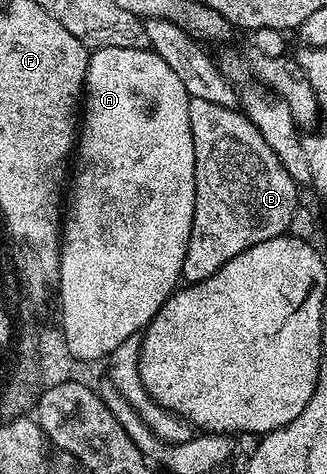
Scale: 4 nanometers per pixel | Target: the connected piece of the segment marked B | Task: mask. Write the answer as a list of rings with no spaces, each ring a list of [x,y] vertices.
[[[190,98],[187,120],[191,120],[191,136],[195,144],[195,212],[181,276],[186,283],[192,284],[207,280],[207,276],[215,276],[215,272],[219,272],[227,260],[239,256],[239,252],[263,244],[263,240],[282,237],[289,229],[291,216],[297,211],[299,186],[287,168],[279,164],[279,156],[271,152],[259,128],[255,128],[240,109]]]

